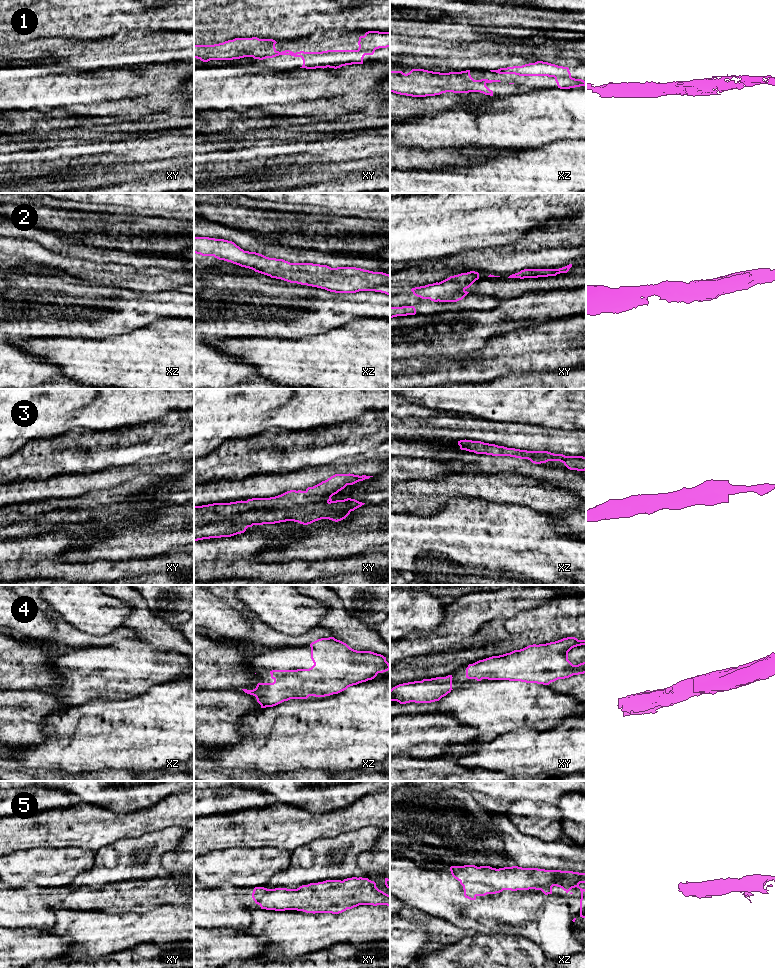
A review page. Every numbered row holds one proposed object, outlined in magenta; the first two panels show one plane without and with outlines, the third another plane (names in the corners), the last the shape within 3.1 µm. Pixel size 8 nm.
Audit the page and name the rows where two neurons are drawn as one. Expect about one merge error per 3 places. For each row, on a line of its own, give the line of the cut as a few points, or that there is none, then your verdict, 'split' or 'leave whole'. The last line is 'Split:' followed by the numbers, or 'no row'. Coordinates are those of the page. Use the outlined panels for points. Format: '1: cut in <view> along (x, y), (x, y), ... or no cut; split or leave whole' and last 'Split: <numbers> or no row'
1: no cut; leave whole
2: no cut; leave whole
3: no cut; leave whole
4: no cut; leave whole
5: no cut; leave whole
Split: no row

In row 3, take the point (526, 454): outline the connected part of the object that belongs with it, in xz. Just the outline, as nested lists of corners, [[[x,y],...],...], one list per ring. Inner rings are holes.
[[[466,439],[458,441],[458,445],[461,450],[474,452],[476,454],[528,459],[535,464],[546,463],[548,461],[560,461],[570,470],[586,470],[586,457],[583,456],[565,456],[563,454],[554,454],[548,451],[520,450]]]

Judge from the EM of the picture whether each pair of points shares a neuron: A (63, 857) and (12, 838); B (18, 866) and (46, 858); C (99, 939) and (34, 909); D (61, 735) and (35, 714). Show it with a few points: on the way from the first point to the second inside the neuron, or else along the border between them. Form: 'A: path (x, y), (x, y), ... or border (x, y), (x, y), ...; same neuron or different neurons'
A: border (59, 847), (30, 847), (12, 853); different neurons
B: path (25, 866), (34, 861), (39, 861); same neuron
C: border (64, 907), (55, 911), (55, 923), (47, 930); different neurons
D: border (64, 708), (46, 718), (44, 739), (34, 743); different neurons

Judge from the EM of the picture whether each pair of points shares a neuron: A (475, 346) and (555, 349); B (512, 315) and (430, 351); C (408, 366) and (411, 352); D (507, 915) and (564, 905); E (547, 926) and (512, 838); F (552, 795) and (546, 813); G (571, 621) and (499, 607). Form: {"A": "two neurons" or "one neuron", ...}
{"A": "two neurons", "B": "one neuron", "C": "two neurons", "D": "one neuron", "E": "two neurons", "F": "two neurons", "G": "two neurons"}

